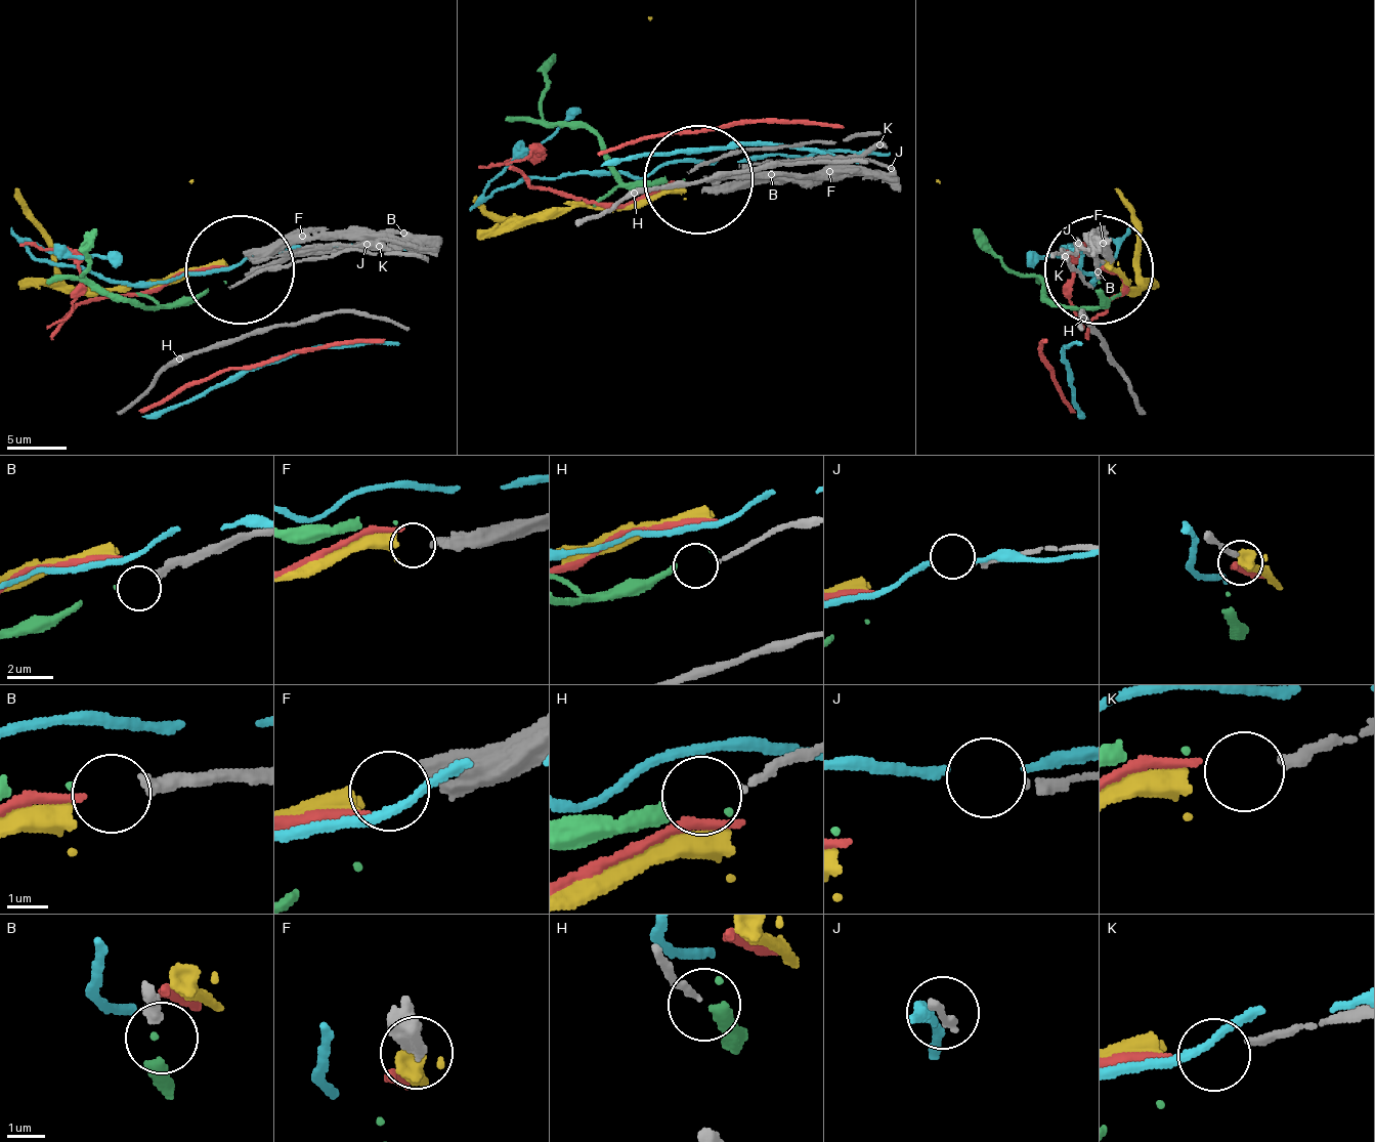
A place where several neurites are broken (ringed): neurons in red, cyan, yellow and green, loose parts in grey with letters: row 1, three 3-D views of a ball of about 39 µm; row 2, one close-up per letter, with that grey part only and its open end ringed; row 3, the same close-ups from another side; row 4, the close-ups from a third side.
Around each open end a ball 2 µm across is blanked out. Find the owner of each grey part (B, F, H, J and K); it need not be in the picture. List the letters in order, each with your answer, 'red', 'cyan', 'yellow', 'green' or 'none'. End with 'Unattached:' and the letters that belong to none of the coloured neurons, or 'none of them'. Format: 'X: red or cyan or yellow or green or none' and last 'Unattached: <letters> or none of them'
B: green
F: yellow
H: none
J: none
K: red
Unattached: H, J

